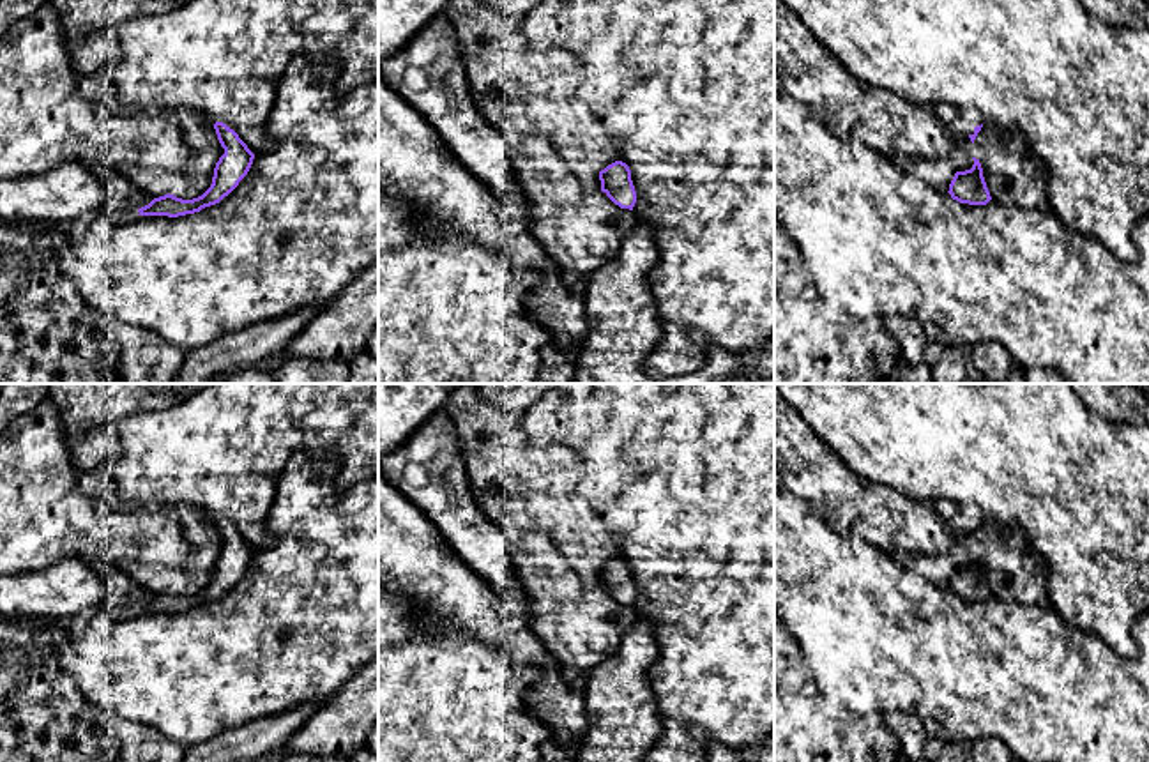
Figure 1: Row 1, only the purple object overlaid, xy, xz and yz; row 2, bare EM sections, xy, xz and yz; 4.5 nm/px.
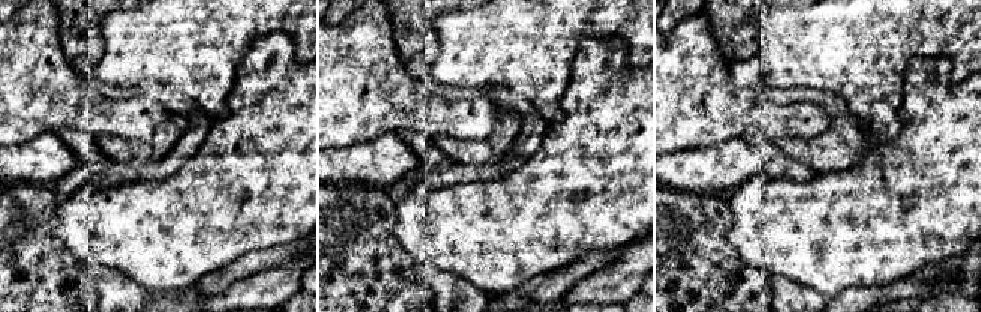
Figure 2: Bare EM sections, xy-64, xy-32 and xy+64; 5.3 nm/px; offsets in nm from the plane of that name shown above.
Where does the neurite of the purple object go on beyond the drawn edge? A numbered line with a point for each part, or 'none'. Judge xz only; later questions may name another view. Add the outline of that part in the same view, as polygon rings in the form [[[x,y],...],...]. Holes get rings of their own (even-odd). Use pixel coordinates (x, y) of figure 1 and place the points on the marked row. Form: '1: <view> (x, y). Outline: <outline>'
none

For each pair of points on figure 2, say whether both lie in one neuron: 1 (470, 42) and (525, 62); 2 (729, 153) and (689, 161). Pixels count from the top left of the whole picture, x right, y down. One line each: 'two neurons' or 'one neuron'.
1: one neuron
2: one neuron

